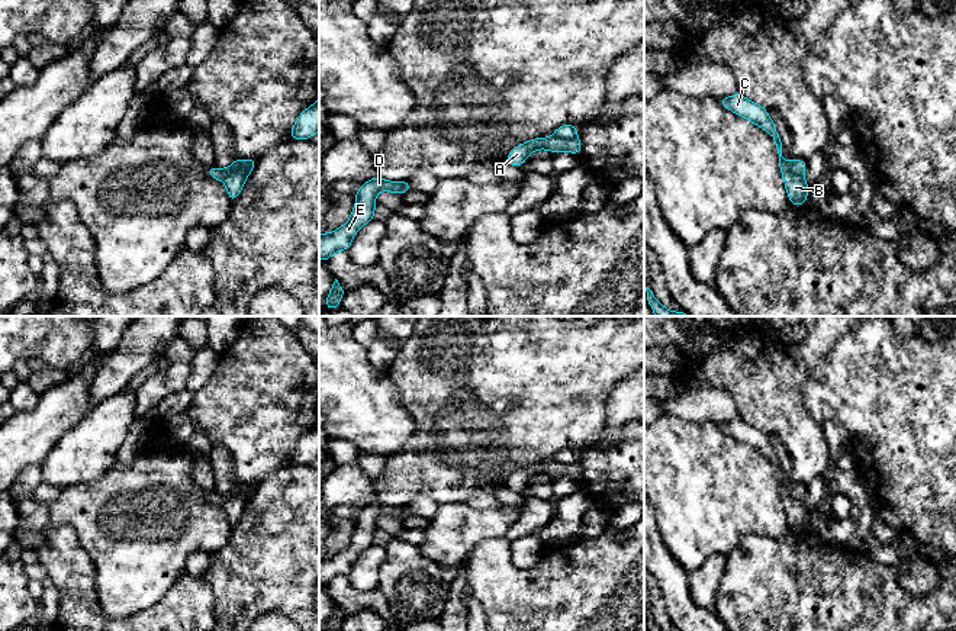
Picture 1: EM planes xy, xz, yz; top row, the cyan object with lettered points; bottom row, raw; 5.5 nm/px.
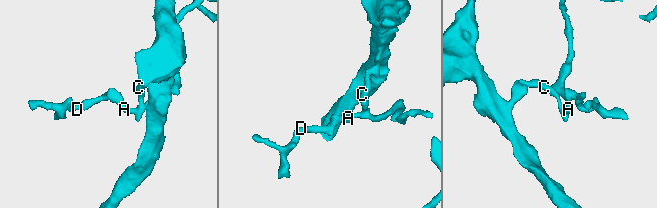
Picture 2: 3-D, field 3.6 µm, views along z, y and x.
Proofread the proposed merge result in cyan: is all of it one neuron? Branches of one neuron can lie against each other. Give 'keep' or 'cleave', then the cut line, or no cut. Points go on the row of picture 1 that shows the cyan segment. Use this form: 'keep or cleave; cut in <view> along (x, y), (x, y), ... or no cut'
cleave; cut in xy along (245, 160), (224, 180)

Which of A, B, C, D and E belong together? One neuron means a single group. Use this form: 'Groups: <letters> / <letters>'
Groups: A D E / B C

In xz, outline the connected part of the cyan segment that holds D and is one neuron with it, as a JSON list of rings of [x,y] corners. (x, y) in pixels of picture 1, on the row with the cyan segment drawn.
[[[386,178],[366,180],[355,196],[355,206],[351,212],[350,220],[329,234],[319,234],[319,258],[326,264],[328,258],[337,251],[348,251],[355,234],[370,220],[374,219],[376,210],[376,193],[406,193],[413,190],[411,183],[406,181],[389,181]]]

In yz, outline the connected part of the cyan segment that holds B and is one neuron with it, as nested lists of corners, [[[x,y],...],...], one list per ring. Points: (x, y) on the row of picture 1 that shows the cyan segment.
[[[741,93],[730,97],[720,97],[718,102],[722,107],[760,126],[773,138],[779,154],[779,167],[782,171],[782,178],[786,187],[789,203],[799,207],[804,206],[809,191],[809,186],[807,184],[802,174],[794,174],[791,171],[791,164],[782,157],[782,142],[776,125],[772,122],[767,113],[767,109],[750,102]]]

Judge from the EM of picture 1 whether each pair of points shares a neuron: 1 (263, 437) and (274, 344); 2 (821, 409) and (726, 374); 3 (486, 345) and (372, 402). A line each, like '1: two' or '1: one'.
1: one
2: two
3: two

